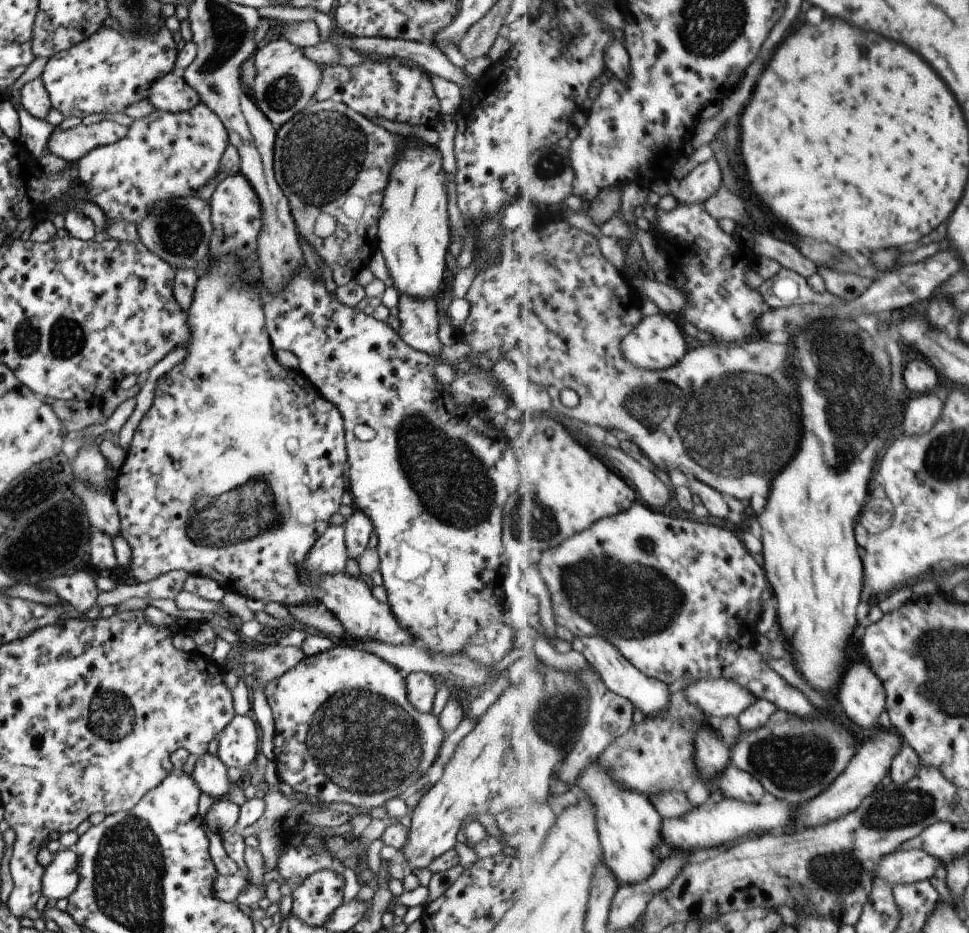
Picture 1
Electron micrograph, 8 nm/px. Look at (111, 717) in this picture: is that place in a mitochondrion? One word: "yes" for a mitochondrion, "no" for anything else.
yes

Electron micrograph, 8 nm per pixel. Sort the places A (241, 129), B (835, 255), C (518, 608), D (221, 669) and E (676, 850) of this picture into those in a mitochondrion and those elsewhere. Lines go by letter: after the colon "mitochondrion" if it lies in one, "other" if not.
A: other
B: mitochondrion
C: other
D: other
E: other

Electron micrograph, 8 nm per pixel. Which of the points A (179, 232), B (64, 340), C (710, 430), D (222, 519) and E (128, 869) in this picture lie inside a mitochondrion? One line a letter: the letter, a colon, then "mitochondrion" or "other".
A: mitochondrion
B: mitochondrion
C: mitochondrion
D: mitochondrion
E: mitochondrion

